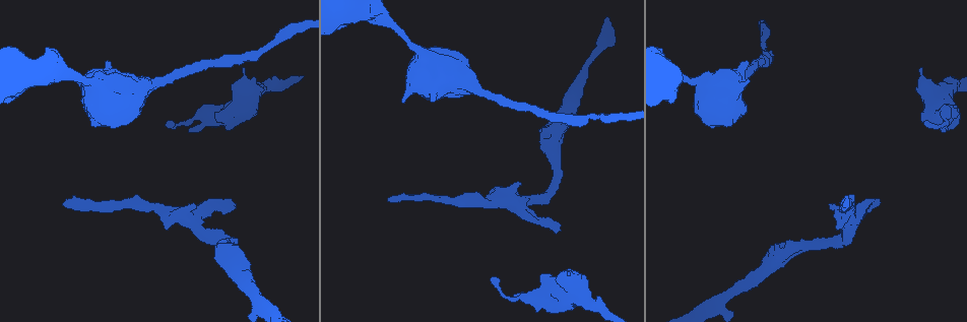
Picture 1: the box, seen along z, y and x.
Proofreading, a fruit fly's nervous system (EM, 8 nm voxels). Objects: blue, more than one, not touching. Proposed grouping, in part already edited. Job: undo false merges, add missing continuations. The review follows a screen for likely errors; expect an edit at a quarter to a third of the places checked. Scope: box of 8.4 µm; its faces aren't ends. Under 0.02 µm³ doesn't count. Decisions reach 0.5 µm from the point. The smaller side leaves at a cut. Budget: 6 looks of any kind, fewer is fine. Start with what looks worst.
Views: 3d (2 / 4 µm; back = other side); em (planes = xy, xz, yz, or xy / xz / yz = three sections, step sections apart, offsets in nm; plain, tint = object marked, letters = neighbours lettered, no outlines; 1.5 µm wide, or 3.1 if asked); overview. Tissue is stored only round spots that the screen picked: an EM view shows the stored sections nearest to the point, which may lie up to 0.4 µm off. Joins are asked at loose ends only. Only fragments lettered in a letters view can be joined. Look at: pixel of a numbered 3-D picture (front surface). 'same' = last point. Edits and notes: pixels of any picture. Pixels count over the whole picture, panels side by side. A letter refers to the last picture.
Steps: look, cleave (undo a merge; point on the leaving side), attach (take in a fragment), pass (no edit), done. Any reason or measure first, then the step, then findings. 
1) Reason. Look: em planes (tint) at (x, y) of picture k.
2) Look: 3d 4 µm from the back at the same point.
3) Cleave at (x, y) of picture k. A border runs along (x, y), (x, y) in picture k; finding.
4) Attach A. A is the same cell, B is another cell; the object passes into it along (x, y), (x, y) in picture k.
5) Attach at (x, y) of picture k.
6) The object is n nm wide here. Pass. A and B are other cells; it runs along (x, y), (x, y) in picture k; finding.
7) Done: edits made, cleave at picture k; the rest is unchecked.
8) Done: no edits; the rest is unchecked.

Sudden change in width. Look: em xz step 8 (tint) at (524, 299) of picture 1.

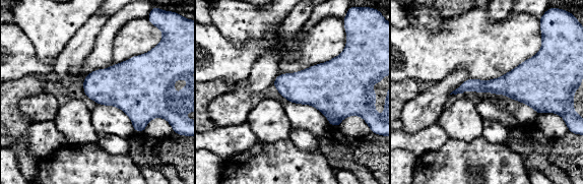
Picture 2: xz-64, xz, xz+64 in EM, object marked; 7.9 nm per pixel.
Another direction. Look: em planes (tint) at the same point.

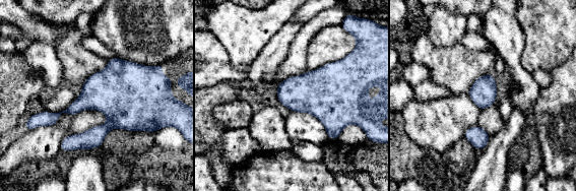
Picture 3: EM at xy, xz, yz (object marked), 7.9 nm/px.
What lies round it. Look: em planes (letters) at the same point.

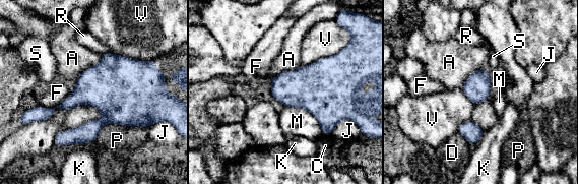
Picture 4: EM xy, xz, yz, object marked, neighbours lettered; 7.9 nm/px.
Pass. A, C, D, F, J, K, M, P, R, S and V are other cells; a border runs along (285, 106), (306, 109), (322, 132) in picture 4; one neuron here.

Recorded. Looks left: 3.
Look: em 3.1 µm xy step 8 (tint) at (109, 61) of picture 1.

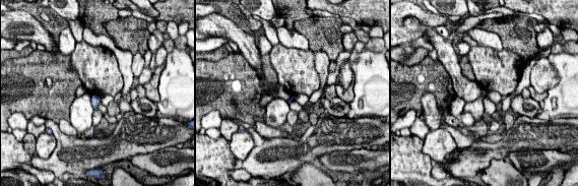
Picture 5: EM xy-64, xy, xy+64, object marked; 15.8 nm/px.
Another direction. Look: em 3.1 µm planes (letters) at the same point.

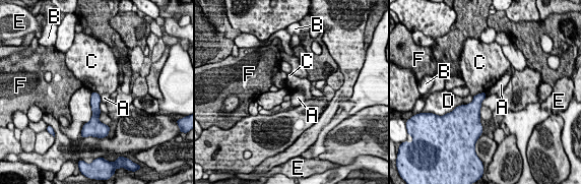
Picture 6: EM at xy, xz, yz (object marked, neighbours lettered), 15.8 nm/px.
Pass. A, B, C, D, E and F are other cells; it runs along (93, 95), (95, 121) in picture 6; none of them fits.

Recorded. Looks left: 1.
Done: no edits; the rest is unchecked.

